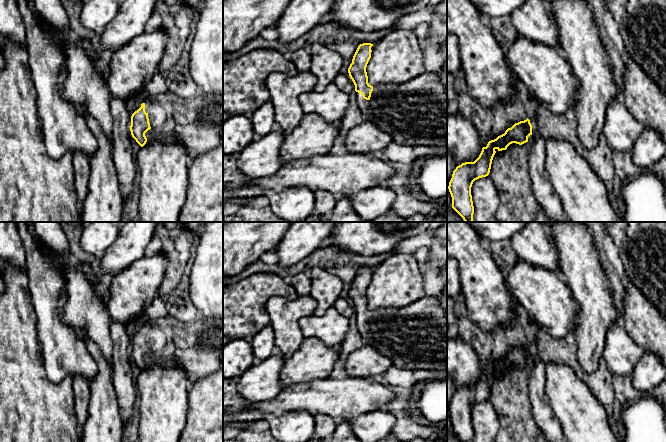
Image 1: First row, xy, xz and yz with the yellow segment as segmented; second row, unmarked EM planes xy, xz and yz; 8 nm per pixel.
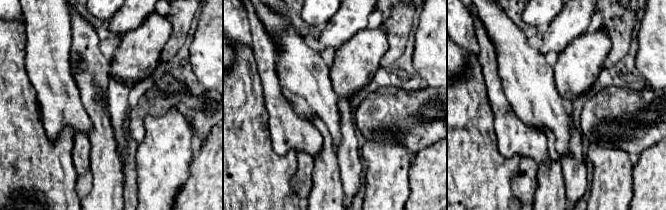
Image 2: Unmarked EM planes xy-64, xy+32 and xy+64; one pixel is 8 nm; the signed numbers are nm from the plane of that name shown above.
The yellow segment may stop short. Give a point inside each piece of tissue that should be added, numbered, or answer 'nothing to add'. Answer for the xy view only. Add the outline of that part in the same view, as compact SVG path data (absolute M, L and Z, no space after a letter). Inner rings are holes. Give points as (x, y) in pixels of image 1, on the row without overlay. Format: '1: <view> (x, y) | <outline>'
1: xy (196, 346) | M170 316L144 323L151 360L148 364L177 362L188 379L207 376L220 368L223 351L223 321L199 319L182 323Z

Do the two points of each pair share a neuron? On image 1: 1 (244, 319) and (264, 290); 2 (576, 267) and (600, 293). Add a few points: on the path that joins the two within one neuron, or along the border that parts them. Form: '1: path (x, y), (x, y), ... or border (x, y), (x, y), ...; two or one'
1: path (244, 312), (257, 297); one
2: path (582, 273), (594, 287); one

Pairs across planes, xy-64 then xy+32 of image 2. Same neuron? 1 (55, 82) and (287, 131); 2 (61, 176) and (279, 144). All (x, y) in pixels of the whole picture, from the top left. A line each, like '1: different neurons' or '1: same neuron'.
1: same neuron
2: different neurons

